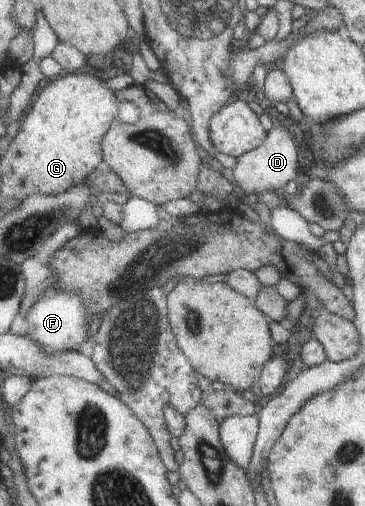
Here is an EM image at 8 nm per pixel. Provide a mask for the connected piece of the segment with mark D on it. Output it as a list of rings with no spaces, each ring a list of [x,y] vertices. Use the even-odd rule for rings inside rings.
[[[283,127],[271,129],[268,138],[261,147],[245,153],[237,159],[232,175],[240,189],[247,193],[261,195],[265,192],[282,190],[289,181],[301,179],[299,175],[299,149],[293,141],[293,135]]]

